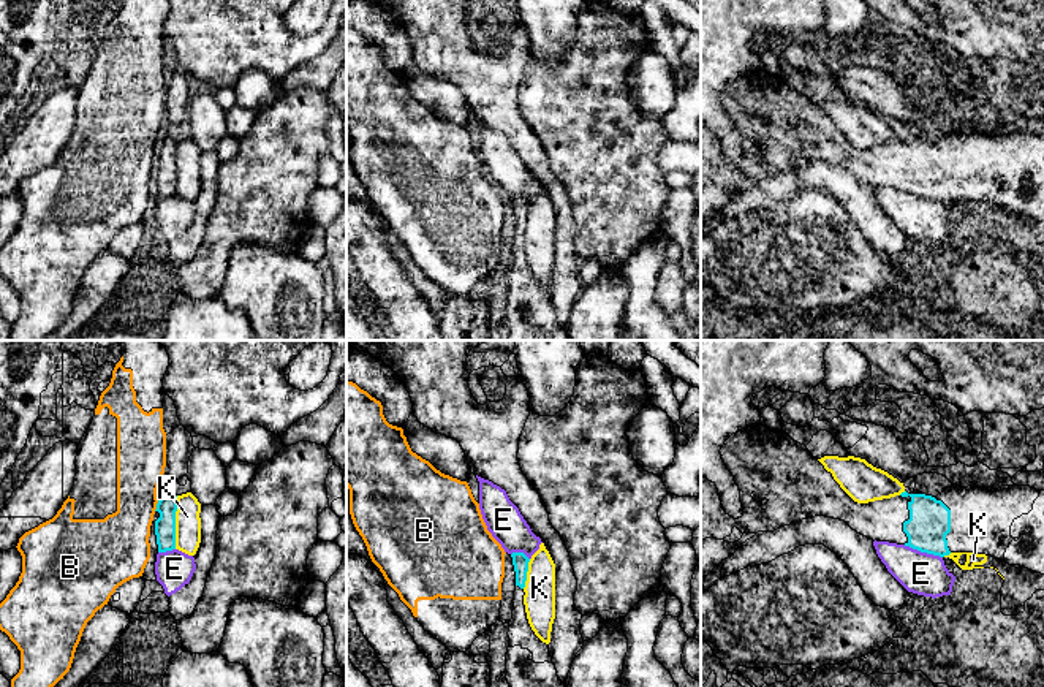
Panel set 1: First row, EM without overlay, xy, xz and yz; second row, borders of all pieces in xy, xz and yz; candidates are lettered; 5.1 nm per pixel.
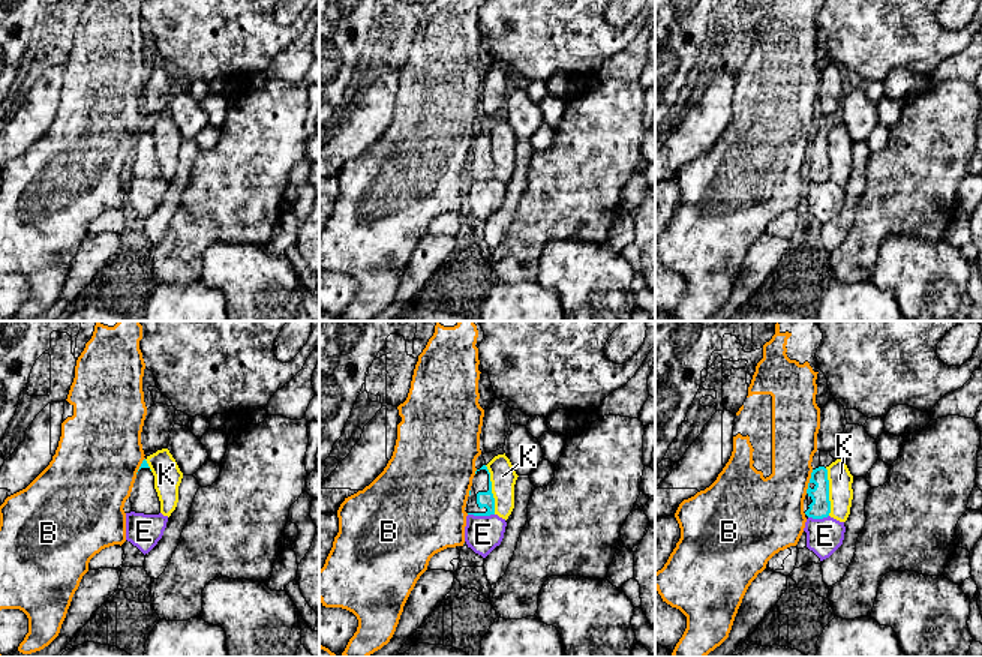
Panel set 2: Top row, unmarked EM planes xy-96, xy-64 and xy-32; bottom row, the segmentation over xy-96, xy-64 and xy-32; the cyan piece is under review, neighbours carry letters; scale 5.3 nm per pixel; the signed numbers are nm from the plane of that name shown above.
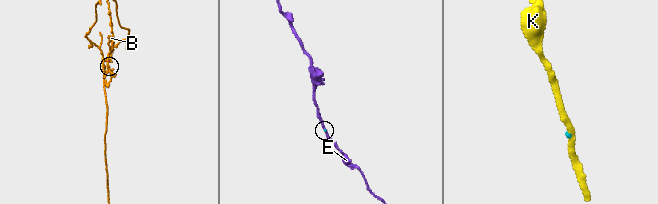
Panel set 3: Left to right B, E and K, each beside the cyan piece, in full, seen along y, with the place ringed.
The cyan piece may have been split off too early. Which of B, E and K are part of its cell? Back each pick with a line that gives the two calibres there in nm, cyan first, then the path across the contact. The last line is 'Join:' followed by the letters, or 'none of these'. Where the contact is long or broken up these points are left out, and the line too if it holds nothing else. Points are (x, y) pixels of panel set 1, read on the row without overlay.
Join: none of these

